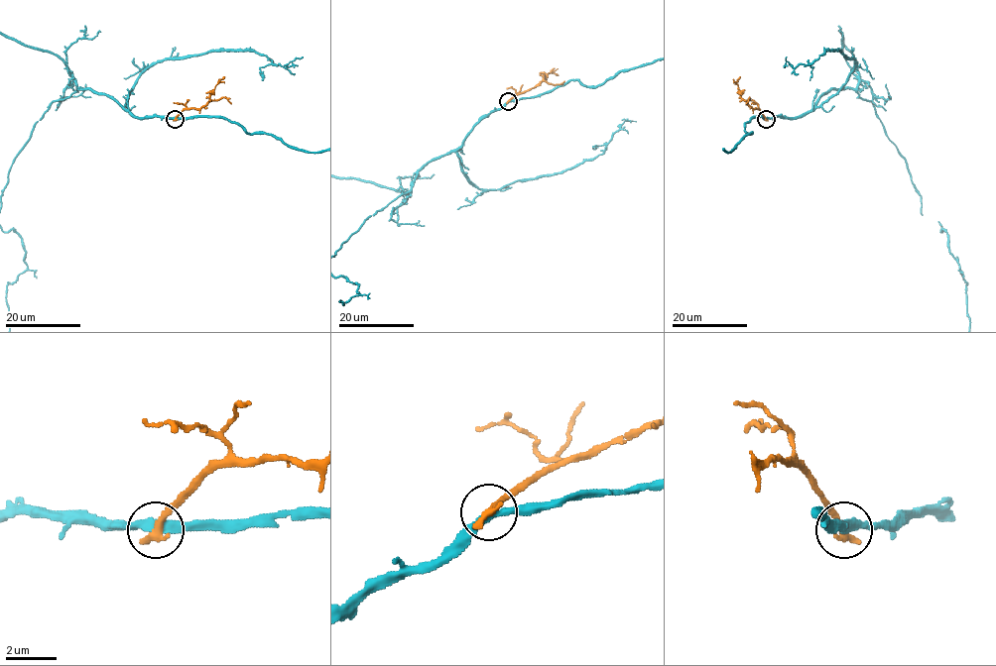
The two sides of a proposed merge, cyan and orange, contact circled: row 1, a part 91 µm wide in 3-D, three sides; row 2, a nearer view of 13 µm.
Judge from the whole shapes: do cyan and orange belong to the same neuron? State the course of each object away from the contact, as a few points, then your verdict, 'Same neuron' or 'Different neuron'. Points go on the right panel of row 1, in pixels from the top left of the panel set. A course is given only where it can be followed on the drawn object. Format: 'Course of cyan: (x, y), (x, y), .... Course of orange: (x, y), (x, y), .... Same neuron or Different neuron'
Course of orange: (766, 119), (740, 96), (737, 81), (739, 76). Different neuron

